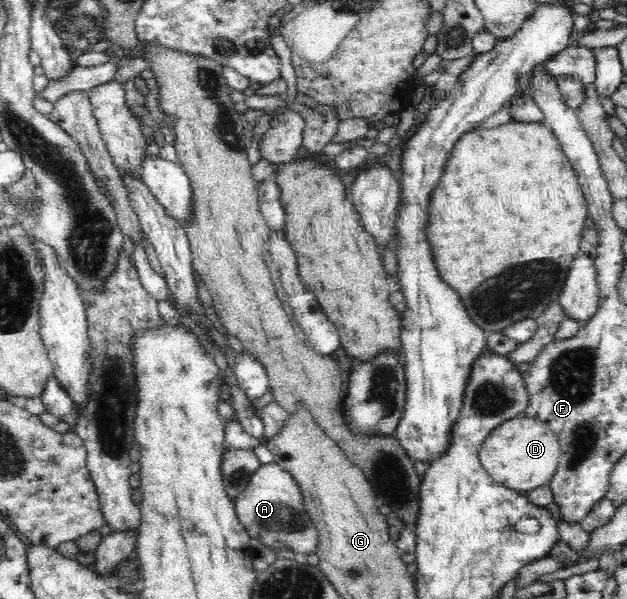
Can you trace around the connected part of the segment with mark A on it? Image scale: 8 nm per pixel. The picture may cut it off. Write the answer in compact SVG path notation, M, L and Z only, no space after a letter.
M272 462L260 465L244 491L233 502L240 524L248 531L250 538L257 538L263 546L277 550L291 548L297 559L317 552L318 531L308 512L304 511L304 498L299 483L279 464Z

